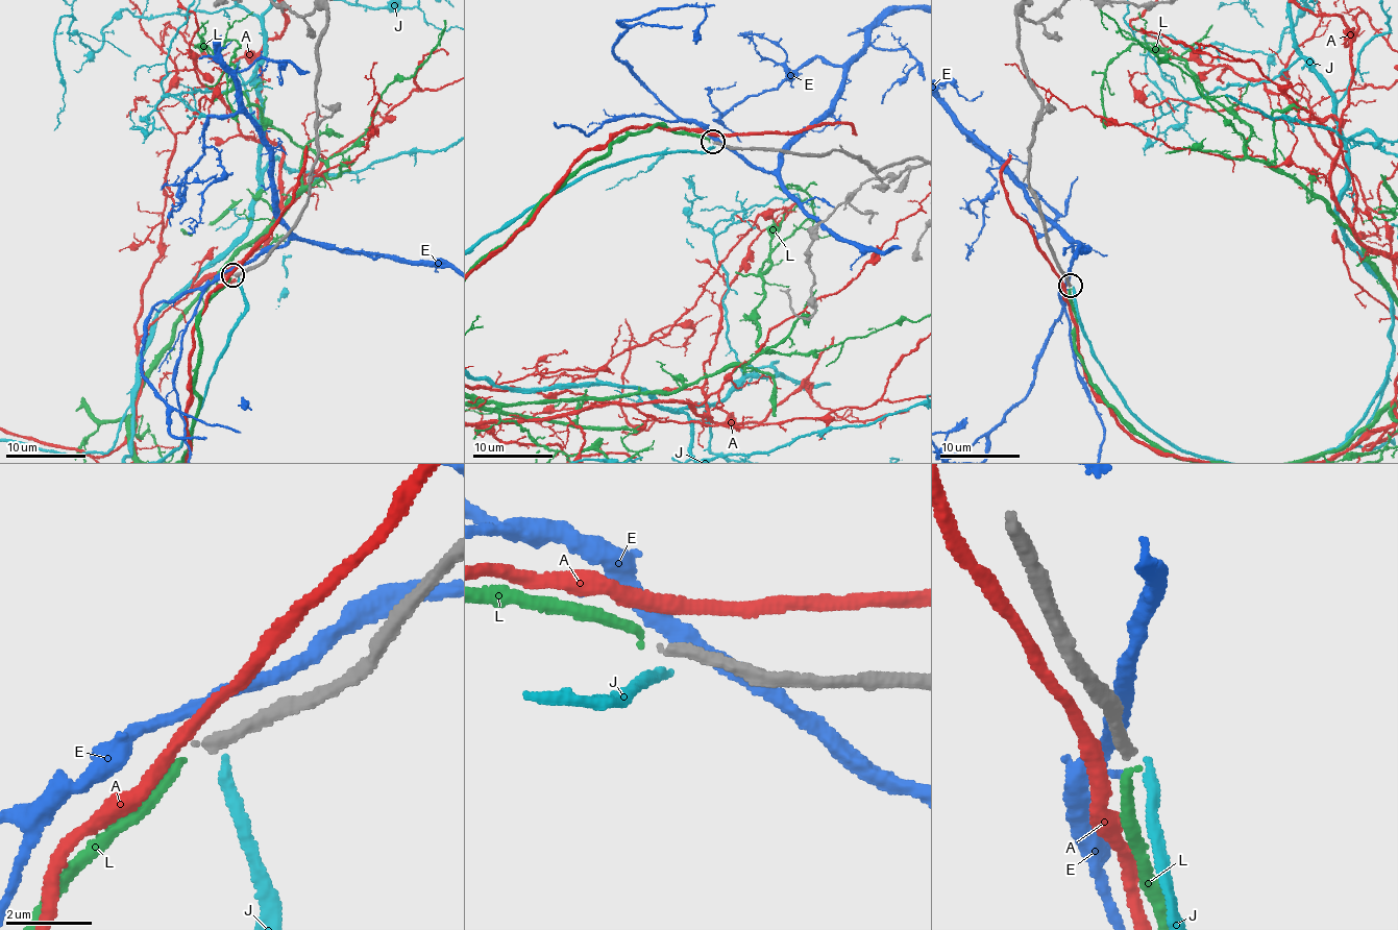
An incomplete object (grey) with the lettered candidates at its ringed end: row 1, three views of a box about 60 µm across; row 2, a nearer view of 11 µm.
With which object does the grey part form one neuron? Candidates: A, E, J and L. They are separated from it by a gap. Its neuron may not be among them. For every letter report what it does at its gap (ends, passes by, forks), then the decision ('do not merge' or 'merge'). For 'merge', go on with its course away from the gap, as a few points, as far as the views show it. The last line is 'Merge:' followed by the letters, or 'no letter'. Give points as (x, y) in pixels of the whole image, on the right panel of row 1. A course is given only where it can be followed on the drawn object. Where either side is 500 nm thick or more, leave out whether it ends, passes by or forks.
A: it passes by; do not merge
E: it passes by; do not merge
J: it ends; do not merge
L: it ends; merge
Merge: L

